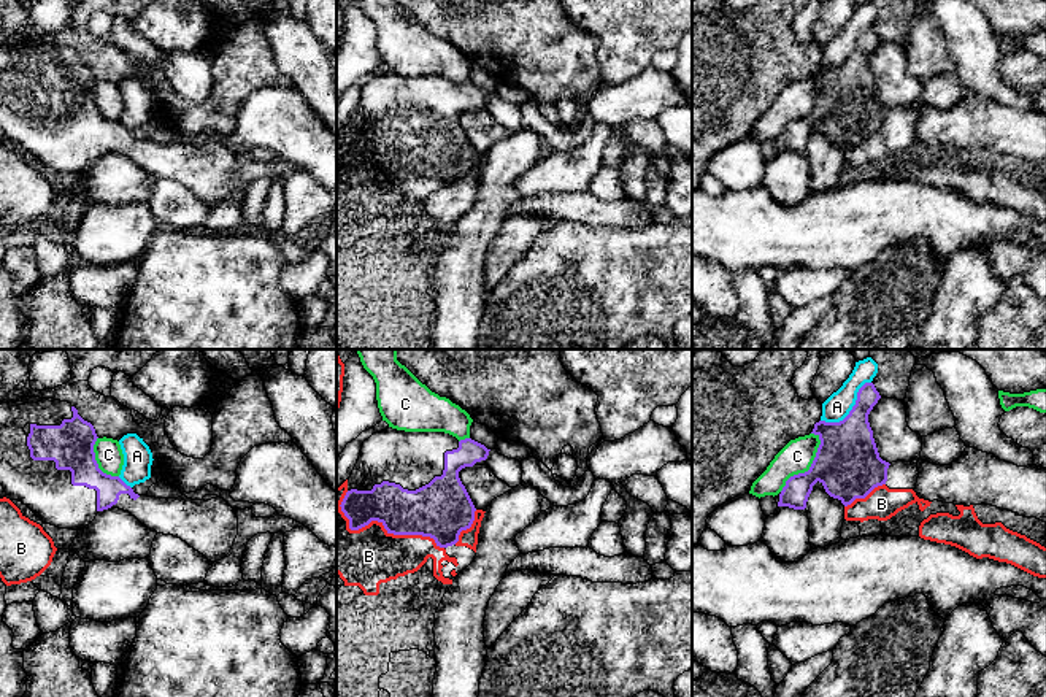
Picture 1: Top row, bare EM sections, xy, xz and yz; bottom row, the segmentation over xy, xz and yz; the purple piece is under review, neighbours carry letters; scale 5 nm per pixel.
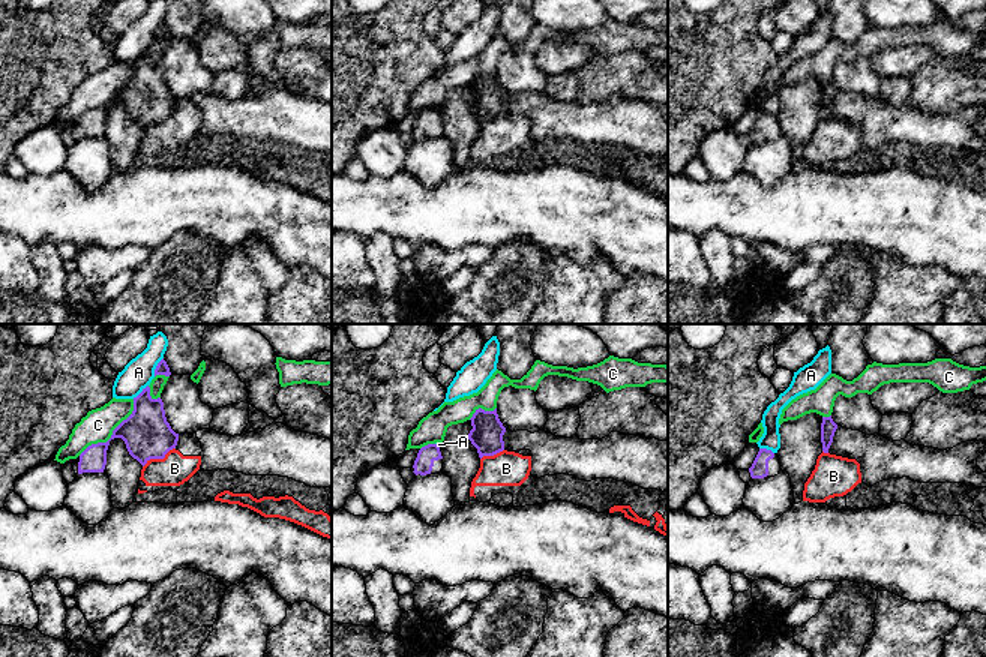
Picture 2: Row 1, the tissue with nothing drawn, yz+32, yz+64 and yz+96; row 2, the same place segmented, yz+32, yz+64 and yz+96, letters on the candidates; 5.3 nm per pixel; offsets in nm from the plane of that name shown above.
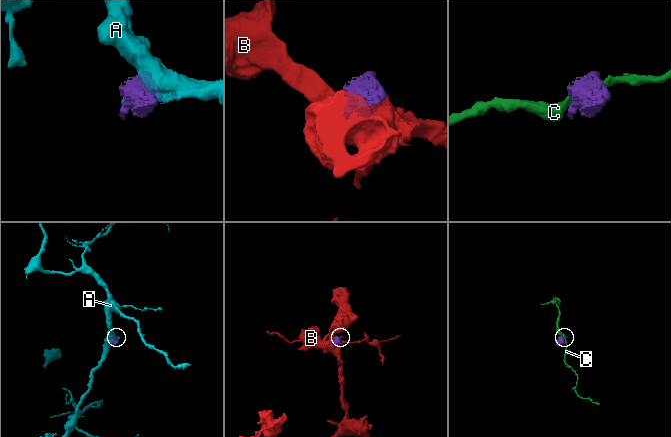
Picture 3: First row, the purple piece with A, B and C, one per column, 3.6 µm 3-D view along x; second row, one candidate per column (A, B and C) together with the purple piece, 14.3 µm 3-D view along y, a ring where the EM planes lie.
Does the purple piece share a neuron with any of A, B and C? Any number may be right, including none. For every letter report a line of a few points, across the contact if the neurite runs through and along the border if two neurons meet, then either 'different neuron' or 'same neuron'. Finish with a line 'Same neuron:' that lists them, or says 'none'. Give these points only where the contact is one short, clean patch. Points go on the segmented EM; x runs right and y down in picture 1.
A: different neuron
B: different neuron
C: different neuron
Same neuron: none

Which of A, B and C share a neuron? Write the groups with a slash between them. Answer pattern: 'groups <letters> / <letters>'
groups A / B / C

